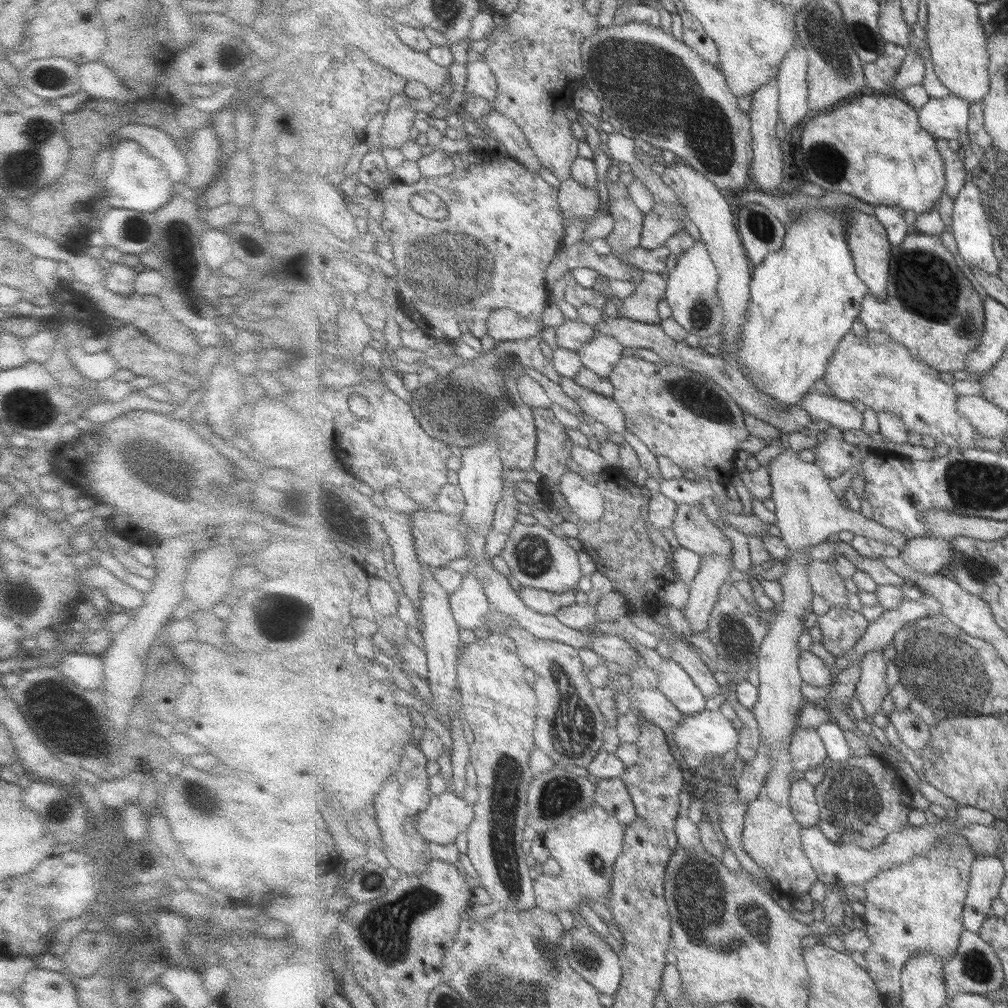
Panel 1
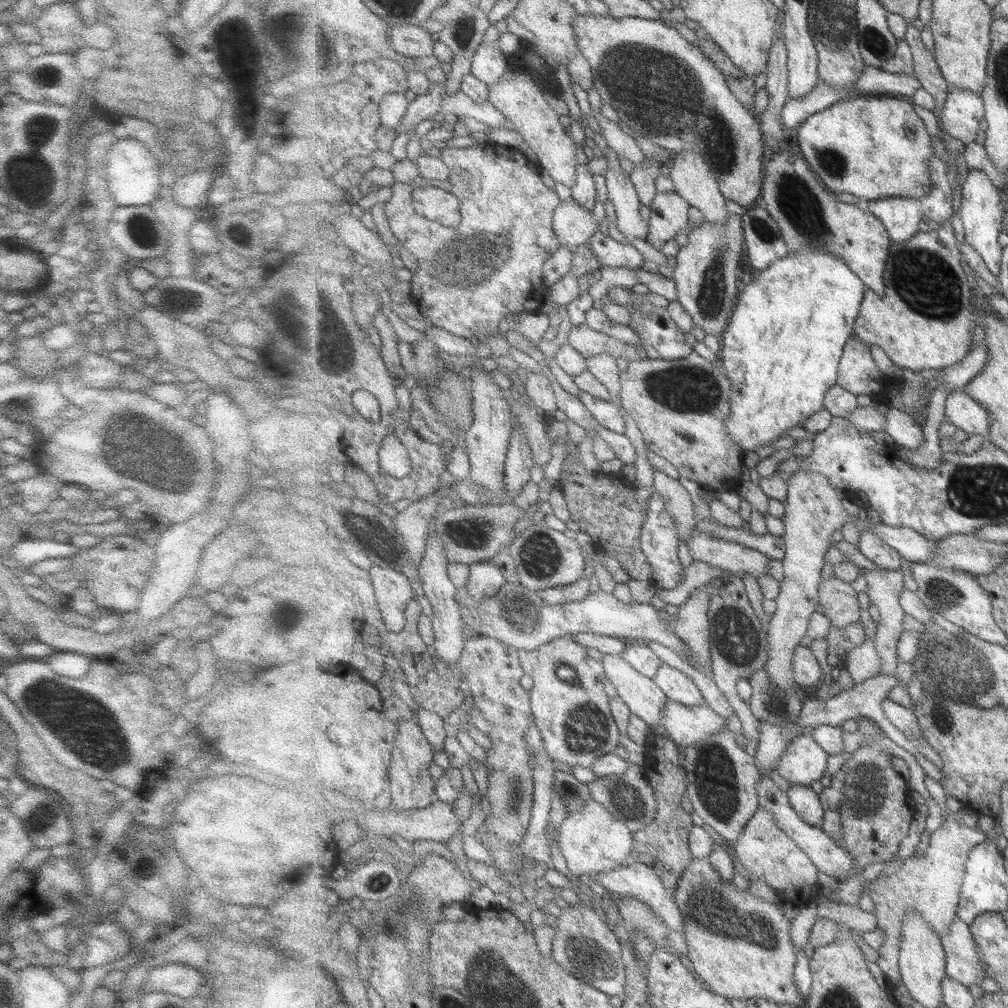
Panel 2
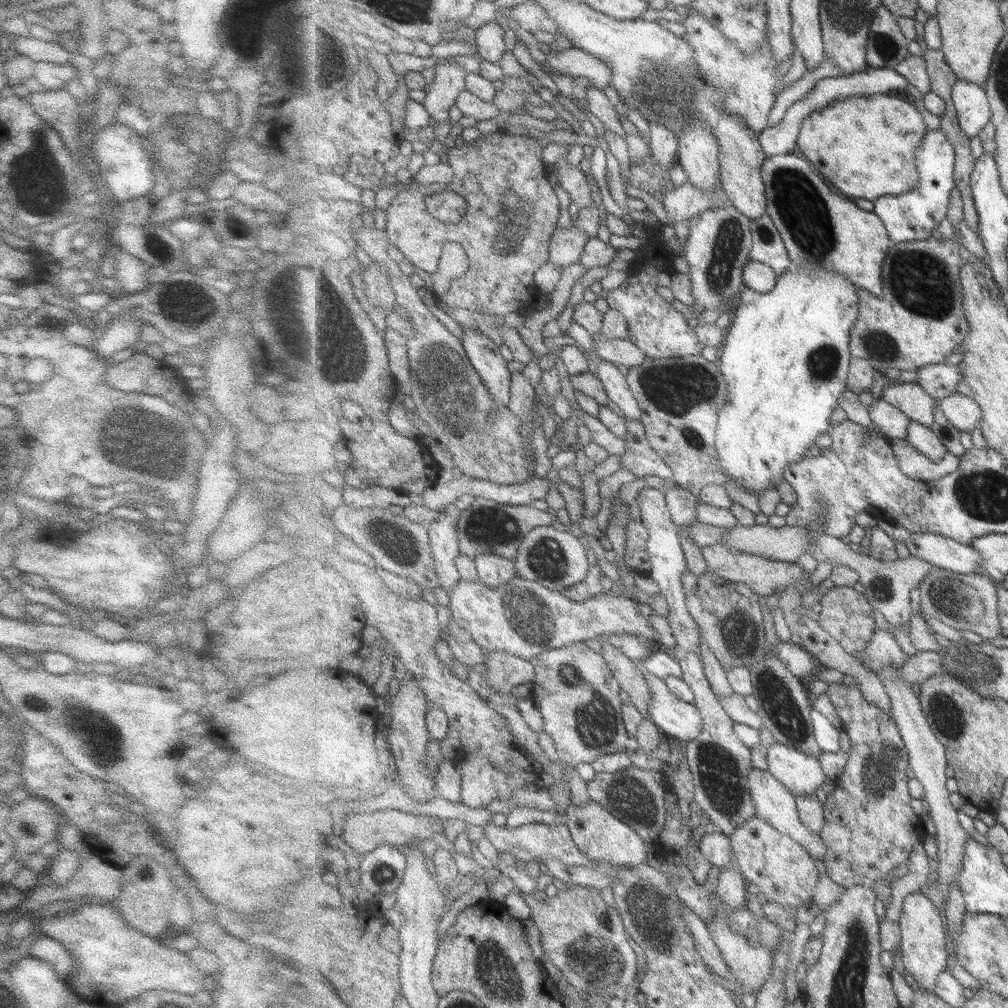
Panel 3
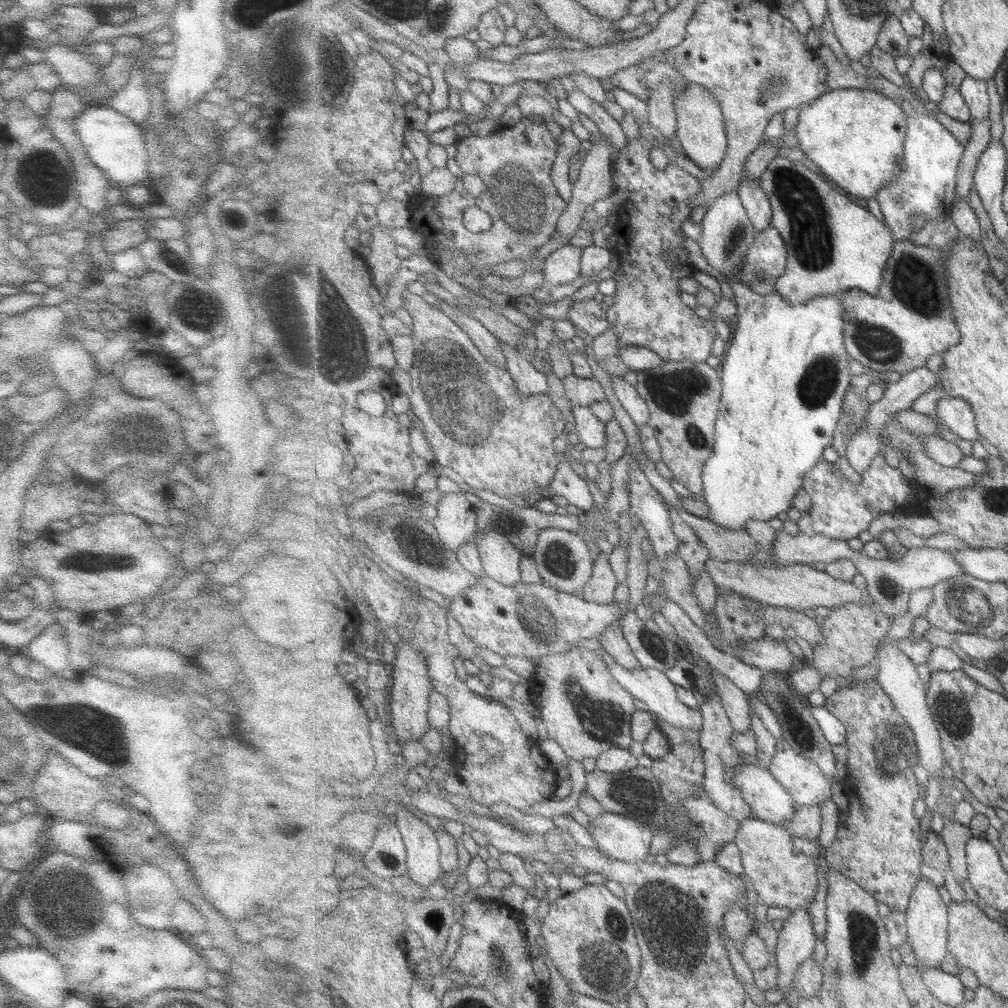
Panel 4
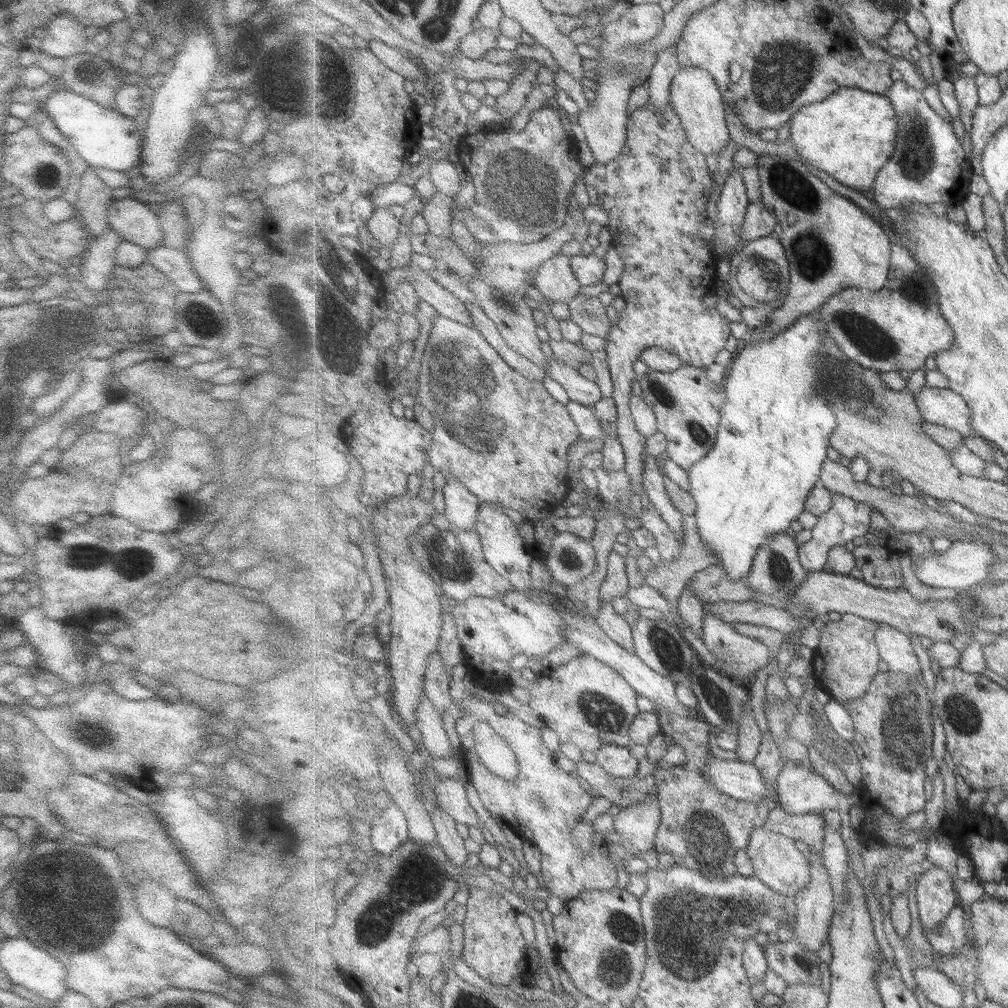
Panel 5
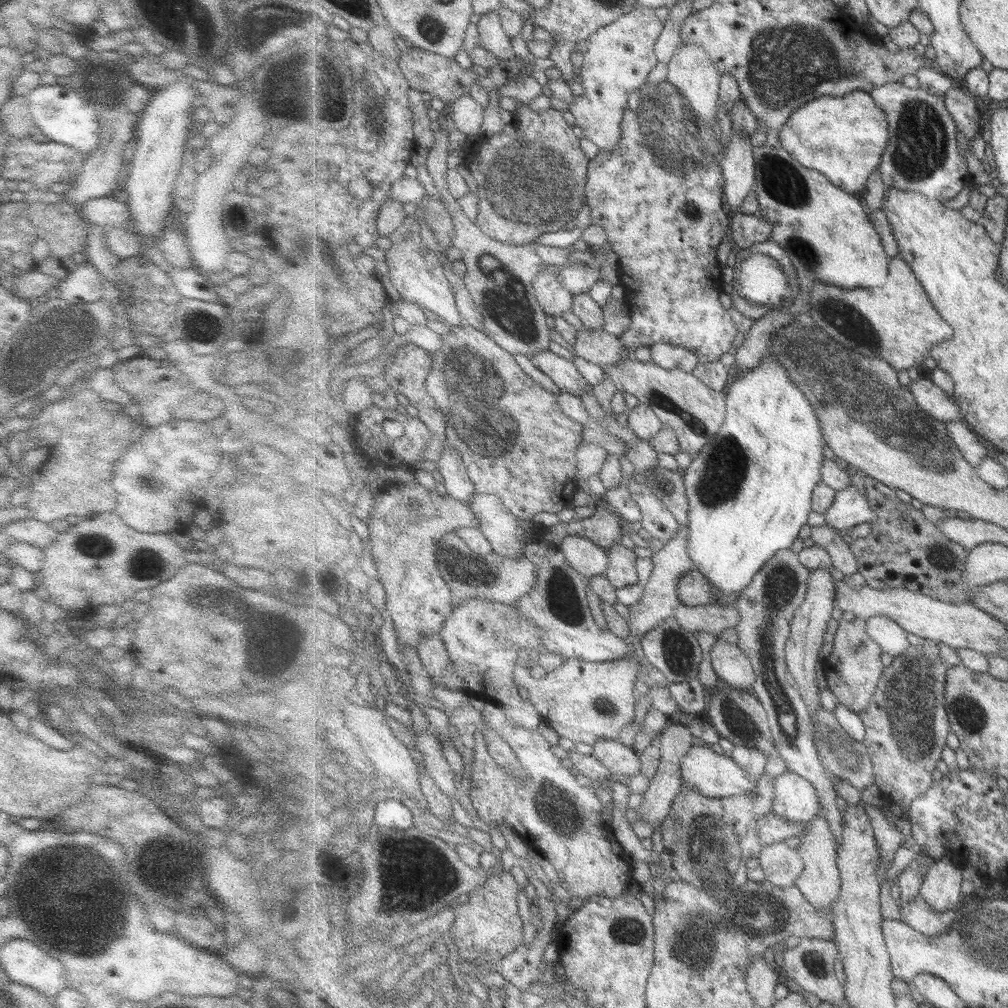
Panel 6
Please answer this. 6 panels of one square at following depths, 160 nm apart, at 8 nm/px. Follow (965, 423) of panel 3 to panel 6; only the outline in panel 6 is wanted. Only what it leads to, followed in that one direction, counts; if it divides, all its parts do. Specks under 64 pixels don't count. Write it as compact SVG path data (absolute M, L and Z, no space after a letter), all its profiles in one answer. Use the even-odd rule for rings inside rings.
M919 376L910 382L909 387L918 406L935 420L947 424L961 419L958 400L931 379Z

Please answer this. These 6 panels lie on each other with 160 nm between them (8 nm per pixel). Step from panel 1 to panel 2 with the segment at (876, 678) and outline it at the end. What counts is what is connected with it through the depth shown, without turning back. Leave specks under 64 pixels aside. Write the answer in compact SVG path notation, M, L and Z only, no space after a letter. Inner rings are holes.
M891 569L861 570L867 581L867 592L870 602L876 606L880 613L878 633L876 636L877 650L882 656L882 667L879 675L892 675L898 669L898 642L904 633L903 620L905 620L905 609L901 604L901 593L903 588L903 574L901 571Z

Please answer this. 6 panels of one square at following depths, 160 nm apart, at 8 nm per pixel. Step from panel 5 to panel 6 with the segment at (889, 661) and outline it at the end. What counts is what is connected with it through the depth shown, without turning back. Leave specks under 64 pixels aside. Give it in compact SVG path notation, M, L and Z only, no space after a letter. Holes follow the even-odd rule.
M885 615L874 616L868 618L866 623L870 637L878 642L883 652L888 653L893 658L902 655L910 645L909 640L907 640L908 632L891 618Z

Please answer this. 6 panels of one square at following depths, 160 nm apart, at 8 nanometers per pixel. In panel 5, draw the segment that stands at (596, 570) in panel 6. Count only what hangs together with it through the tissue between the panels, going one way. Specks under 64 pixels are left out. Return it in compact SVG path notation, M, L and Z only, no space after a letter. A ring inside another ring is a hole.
M570 532L556 533L544 562L552 576L567 588L577 585L597 568L595 548Z

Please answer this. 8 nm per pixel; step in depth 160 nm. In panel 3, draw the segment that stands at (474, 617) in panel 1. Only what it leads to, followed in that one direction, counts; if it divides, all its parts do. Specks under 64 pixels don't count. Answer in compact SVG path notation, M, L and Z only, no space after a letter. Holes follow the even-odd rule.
M481 554L475 557L474 560L478 568L480 580L487 586L497 588L518 576L516 562L507 560L503 556Z

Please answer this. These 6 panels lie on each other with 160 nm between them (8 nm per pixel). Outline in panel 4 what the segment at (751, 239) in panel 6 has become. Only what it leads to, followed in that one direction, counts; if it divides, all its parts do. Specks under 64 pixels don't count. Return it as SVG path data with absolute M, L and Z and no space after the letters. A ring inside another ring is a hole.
M746 174L743 175L737 190L757 234L772 226L774 213L770 197L759 184L759 178L748 178Z

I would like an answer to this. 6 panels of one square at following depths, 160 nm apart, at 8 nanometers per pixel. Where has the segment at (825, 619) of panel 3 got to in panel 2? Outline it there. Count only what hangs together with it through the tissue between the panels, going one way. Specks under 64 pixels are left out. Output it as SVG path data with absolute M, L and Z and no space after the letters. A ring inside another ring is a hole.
M832 576L820 583L820 606L832 626L847 628L862 620L859 594L853 590L851 583Z

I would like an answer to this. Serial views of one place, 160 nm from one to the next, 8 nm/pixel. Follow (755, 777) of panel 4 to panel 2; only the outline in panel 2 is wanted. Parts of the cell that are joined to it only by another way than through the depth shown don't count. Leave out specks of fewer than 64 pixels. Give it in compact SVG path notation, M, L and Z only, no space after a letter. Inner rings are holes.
M775 776L763 777L756 788L758 792L760 808L766 808L777 821L779 828L783 829L809 856L810 859L818 866L818 870L833 876L837 882L839 877L850 875L854 869L854 858L845 848L838 845L834 837L829 837L821 827L807 824L791 804L790 796L786 787L776 779Z

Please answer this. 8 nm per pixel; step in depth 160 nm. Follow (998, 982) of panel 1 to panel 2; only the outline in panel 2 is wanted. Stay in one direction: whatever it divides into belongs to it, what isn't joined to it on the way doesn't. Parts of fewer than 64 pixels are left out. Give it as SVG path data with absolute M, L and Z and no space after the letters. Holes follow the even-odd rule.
M957 915L949 932L942 938L946 950L946 974L965 986L977 984L987 977L987 965L975 943L970 925Z

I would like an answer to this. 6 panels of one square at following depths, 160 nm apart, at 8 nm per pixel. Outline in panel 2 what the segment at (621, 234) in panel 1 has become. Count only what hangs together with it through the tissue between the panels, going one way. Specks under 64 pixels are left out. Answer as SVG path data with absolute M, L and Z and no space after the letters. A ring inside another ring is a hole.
M607 148L606 171L603 172L608 190L608 200L614 206L617 218L617 228L623 237L630 242L633 238L643 239L650 231L649 222L641 216L641 203L636 186L631 180L630 173L622 167L619 153Z

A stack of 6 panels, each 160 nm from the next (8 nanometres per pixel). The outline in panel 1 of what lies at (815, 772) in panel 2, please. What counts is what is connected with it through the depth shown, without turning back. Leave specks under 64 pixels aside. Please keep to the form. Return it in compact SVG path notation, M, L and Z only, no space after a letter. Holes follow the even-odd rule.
M797 728L790 742L794 772L809 772L824 765L828 752L817 728Z

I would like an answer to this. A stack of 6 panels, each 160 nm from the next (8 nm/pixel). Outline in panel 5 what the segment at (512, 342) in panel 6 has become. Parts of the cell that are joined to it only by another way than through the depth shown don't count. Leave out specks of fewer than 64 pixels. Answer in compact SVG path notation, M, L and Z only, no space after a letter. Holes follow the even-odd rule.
M439 192L432 196L432 199L423 207L421 214L428 224L431 233L441 237L453 238L452 231L452 209L455 204L454 197ZM571 221L559 227L545 238L531 244L511 244L510 242L482 243L477 241L476 275L468 281L468 287L474 292L474 298L486 315L494 320L497 328L505 337L506 343L521 356L538 364L546 370L547 356L541 350L541 338L537 334L539 324L535 322L535 310L527 304L527 290L531 288L531 276L529 272L538 270L550 258L559 255L564 244L573 240Z

